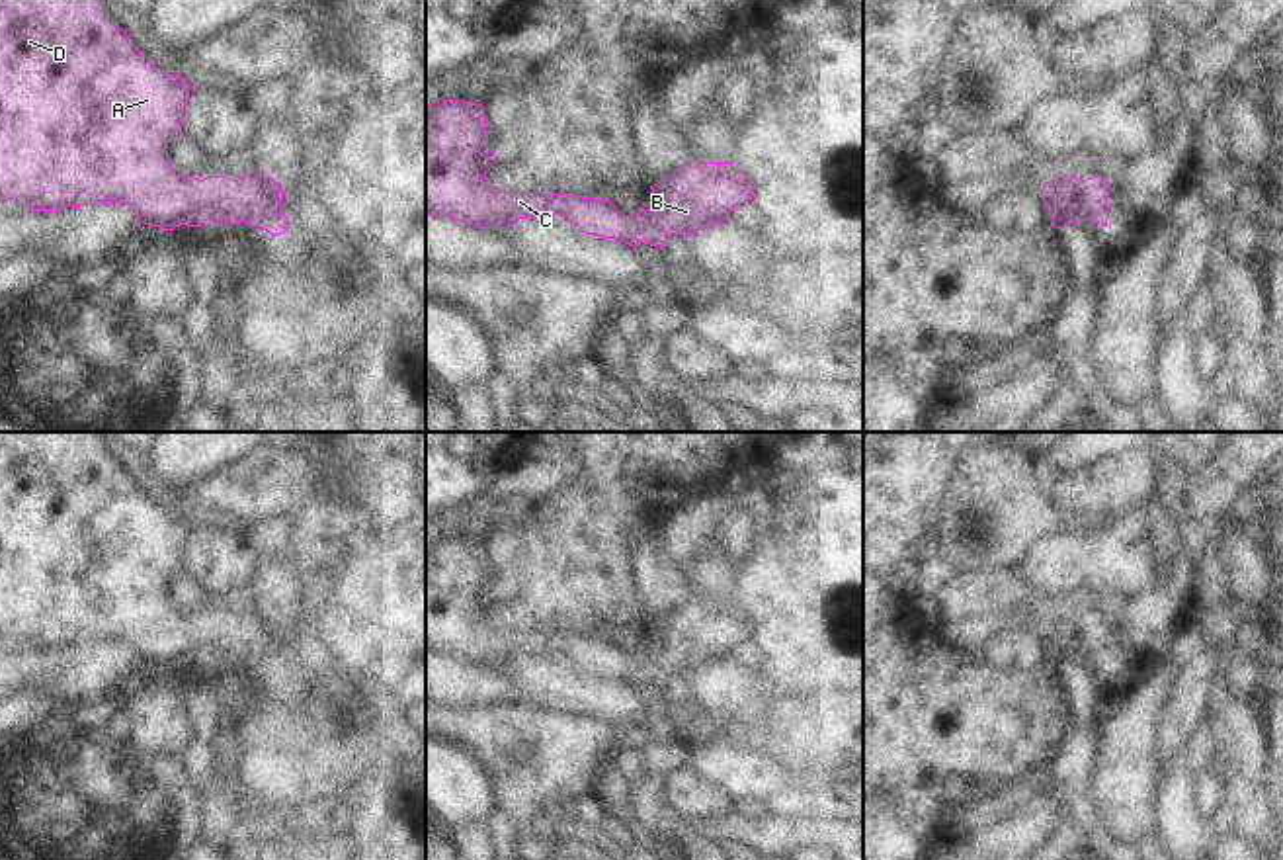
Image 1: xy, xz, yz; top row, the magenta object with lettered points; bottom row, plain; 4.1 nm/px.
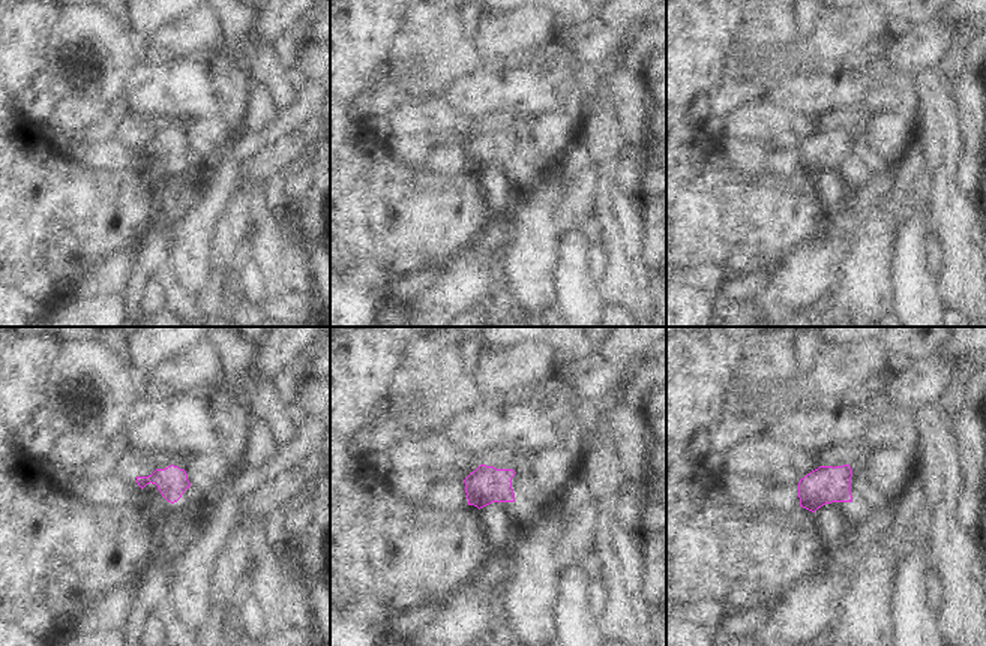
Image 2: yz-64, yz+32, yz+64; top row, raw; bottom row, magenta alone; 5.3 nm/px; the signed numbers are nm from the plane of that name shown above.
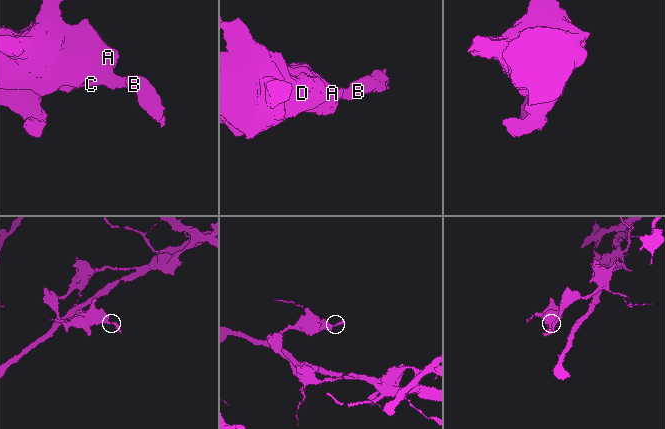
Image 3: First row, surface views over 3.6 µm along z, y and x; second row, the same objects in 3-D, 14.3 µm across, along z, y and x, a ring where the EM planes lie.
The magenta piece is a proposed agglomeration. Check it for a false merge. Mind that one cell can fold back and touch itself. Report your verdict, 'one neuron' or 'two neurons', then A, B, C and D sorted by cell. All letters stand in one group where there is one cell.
one neuron; groups A B C D

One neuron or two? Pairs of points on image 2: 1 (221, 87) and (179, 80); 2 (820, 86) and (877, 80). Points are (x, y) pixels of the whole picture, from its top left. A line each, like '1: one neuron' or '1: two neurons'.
1: one neuron
2: two neurons

